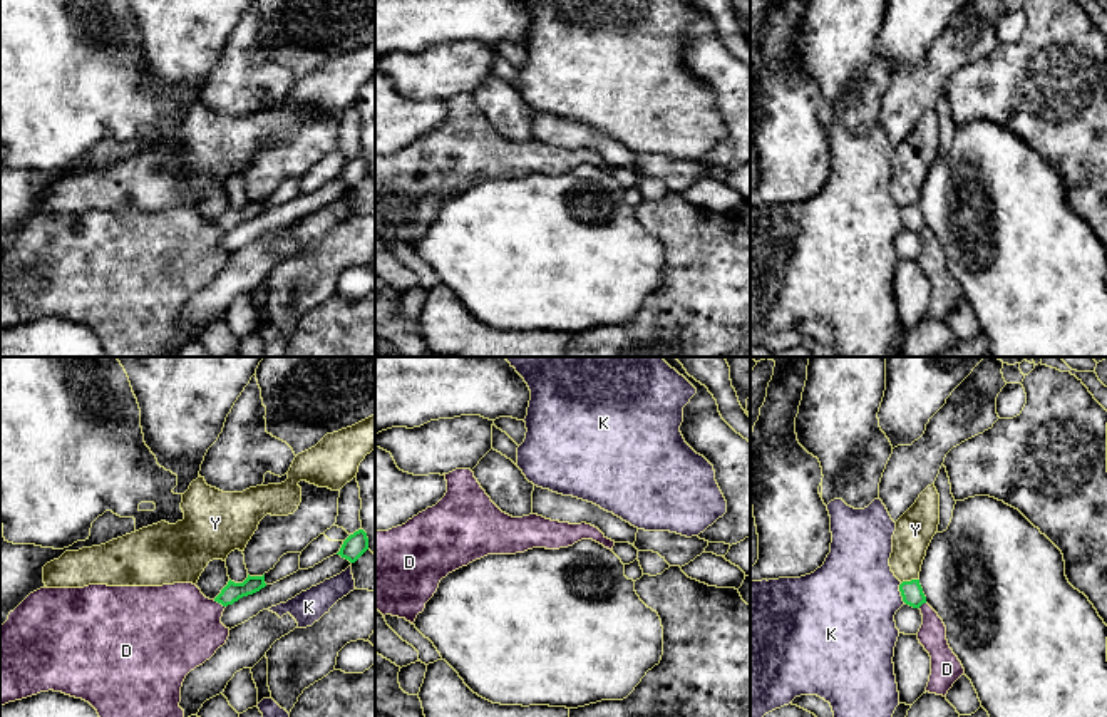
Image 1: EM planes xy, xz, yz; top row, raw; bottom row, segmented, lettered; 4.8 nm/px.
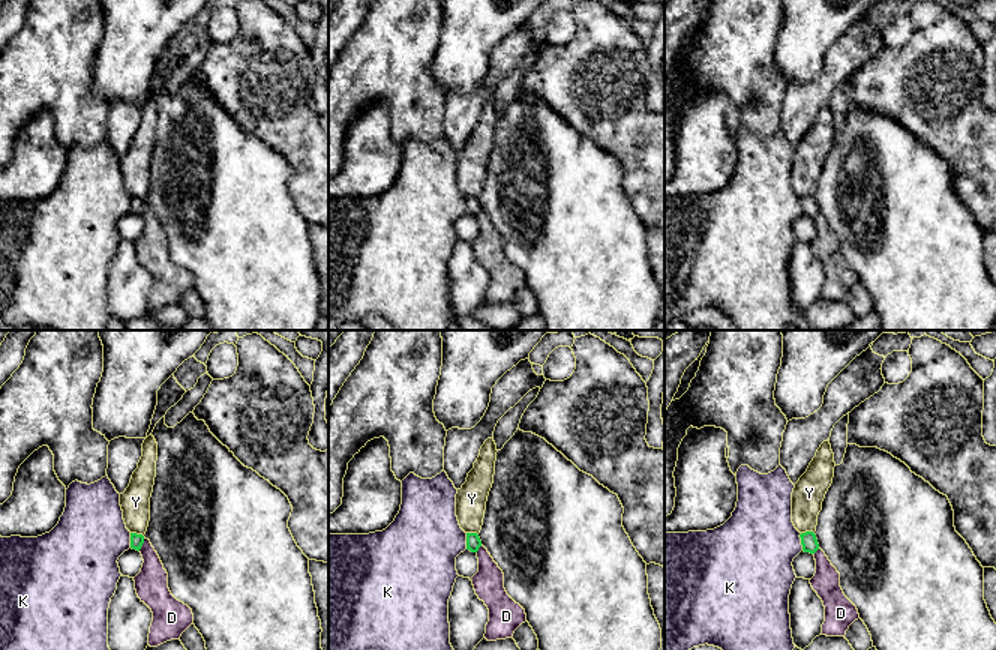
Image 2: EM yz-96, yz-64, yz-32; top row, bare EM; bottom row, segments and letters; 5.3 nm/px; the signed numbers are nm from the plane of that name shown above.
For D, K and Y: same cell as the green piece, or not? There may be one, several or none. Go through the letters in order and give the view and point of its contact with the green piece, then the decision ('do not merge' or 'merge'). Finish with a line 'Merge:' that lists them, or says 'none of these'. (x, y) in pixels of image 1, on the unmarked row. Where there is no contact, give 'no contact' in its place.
D: contact xy (220, 226); do not merge
K: contact yz (901, 218); do not merge
Y: contact yz (908, 206); do not merge
Merge: none of these

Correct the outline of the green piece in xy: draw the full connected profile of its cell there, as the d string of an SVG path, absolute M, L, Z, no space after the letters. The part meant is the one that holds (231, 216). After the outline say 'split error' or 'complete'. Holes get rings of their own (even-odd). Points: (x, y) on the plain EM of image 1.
M265 199L263 201L250 201L243 208L228 206L228 209L221 214L221 218L214 223L214 226L223 231L233 230L243 221L253 219L265 213Z | complete

